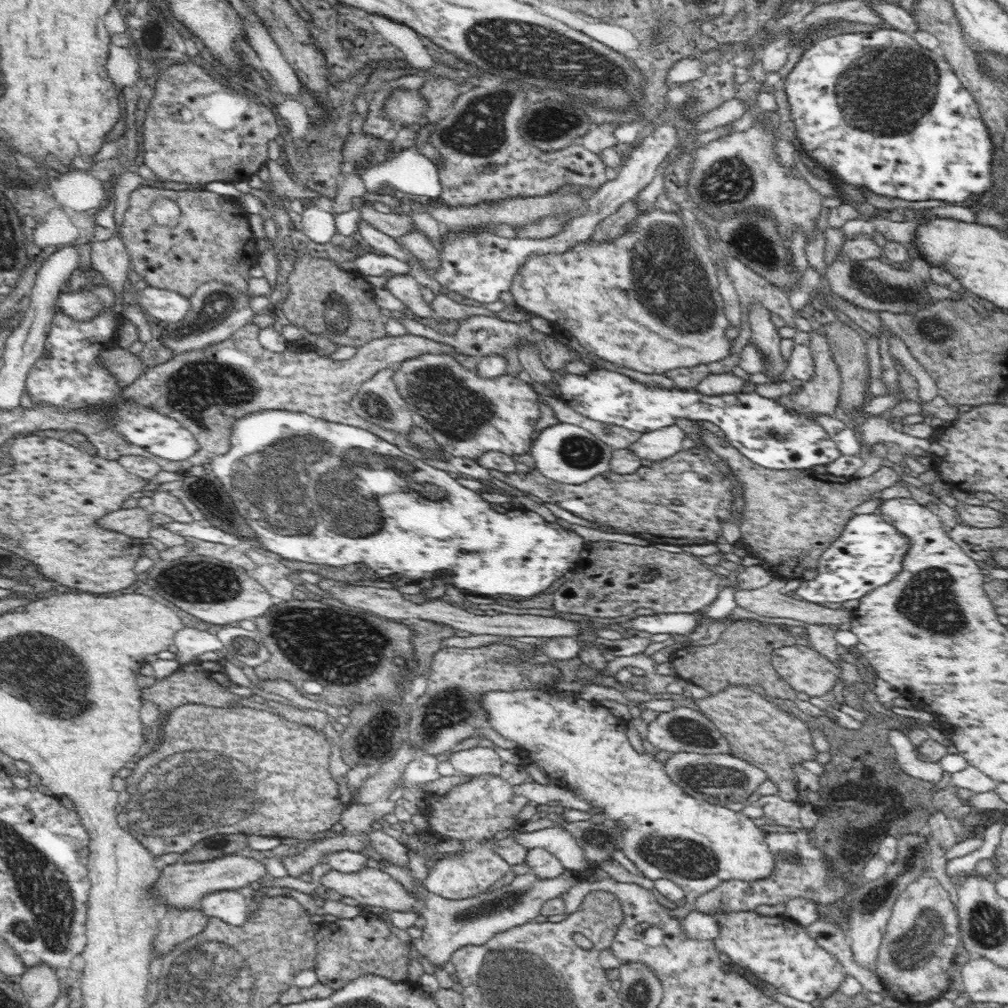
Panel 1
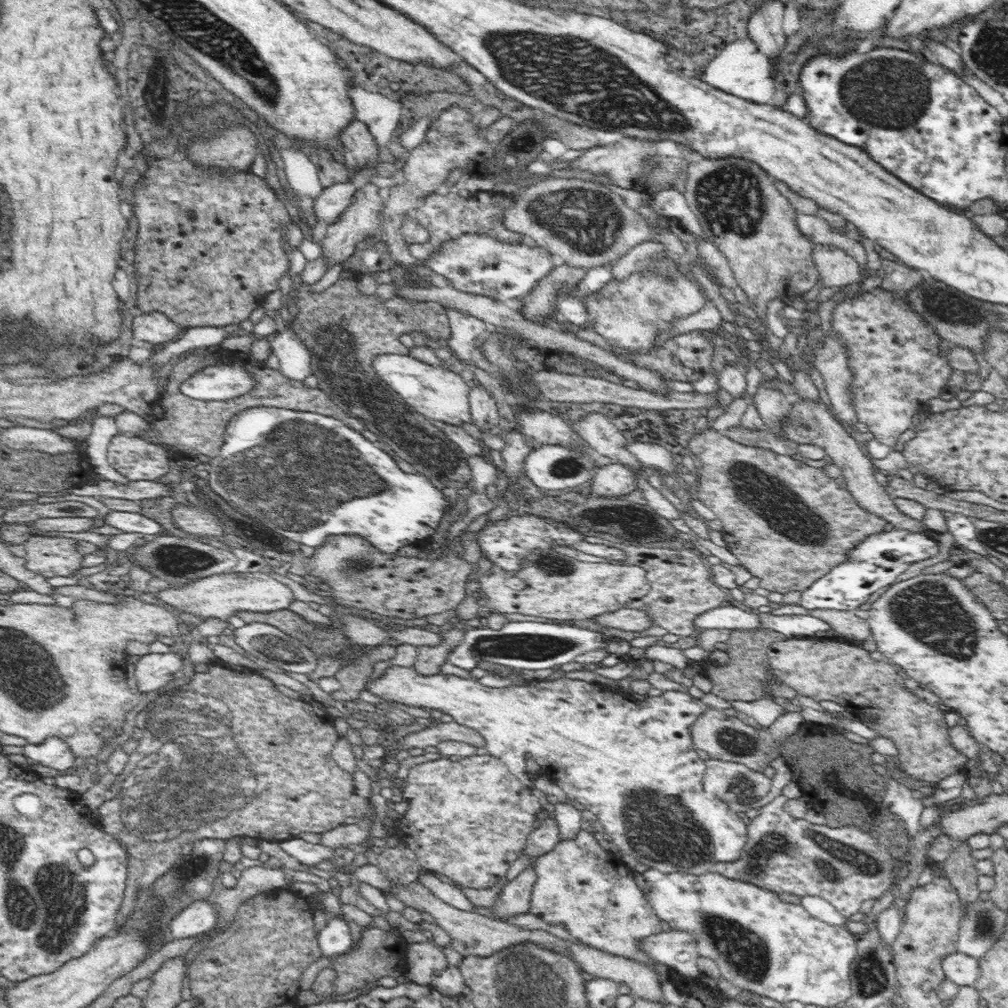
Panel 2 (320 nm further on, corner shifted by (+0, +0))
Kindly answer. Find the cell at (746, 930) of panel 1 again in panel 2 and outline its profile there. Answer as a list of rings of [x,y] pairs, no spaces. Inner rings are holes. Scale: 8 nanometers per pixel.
[[[650,867],[643,872],[645,882],[648,885],[647,899],[650,906],[654,909],[656,916],[662,921],[670,923],[673,928],[685,928],[686,932],[694,935],[697,940],[697,951],[699,956],[704,958],[711,958],[717,963],[722,978],[726,978],[728,982],[738,986],[741,990],[748,990],[766,998],[772,998],[776,1002],[788,1004],[792,1000],[808,1005],[816,1005],[819,1007],[837,1006],[839,1003],[844,1003],[845,1000],[851,995],[851,964],[856,956],[856,936],[853,935],[848,929],[843,926],[831,925],[817,918],[812,917],[804,907],[800,904],[788,904],[782,902],[778,898],[778,894],[765,890],[764,887],[756,885],[750,881],[742,880],[728,880],[726,876],[720,874],[701,874],[695,875],[690,873],[672,872],[672,874],[664,874],[661,870],[656,870]]]

